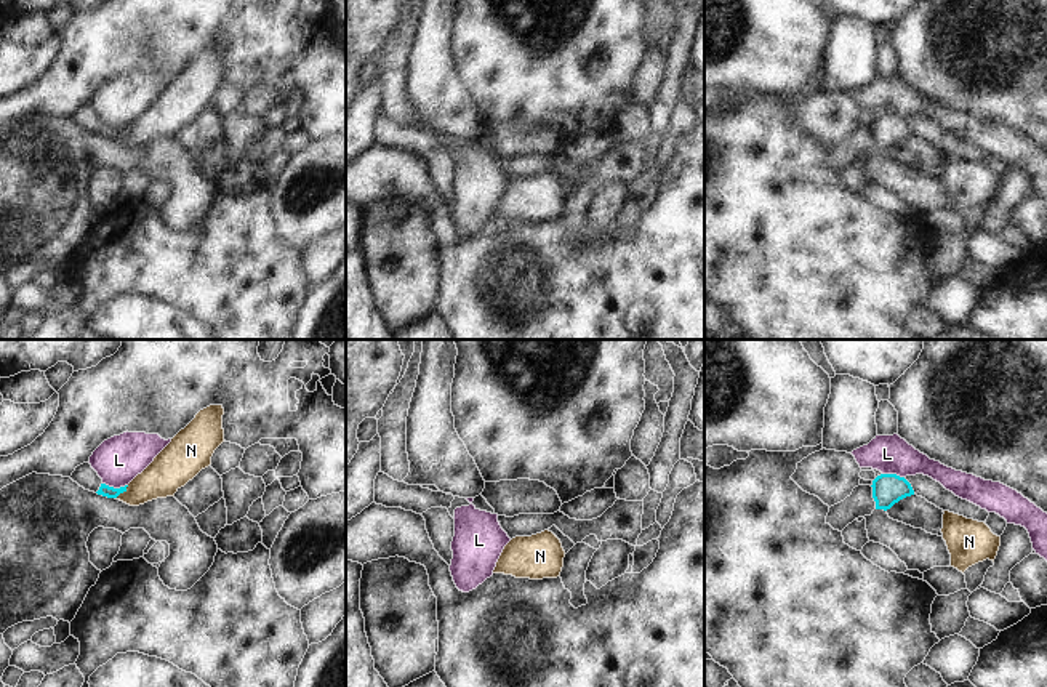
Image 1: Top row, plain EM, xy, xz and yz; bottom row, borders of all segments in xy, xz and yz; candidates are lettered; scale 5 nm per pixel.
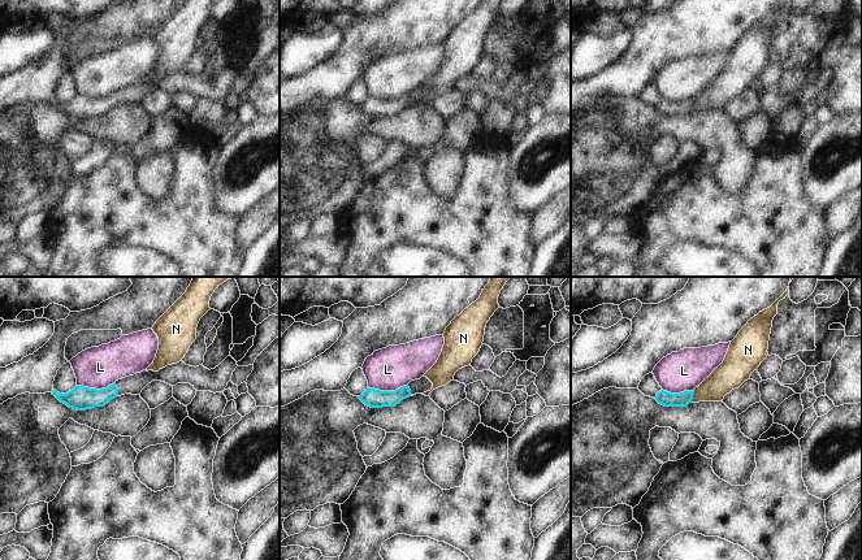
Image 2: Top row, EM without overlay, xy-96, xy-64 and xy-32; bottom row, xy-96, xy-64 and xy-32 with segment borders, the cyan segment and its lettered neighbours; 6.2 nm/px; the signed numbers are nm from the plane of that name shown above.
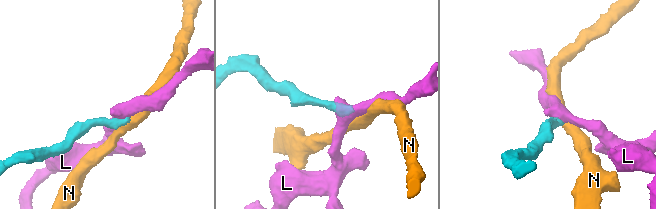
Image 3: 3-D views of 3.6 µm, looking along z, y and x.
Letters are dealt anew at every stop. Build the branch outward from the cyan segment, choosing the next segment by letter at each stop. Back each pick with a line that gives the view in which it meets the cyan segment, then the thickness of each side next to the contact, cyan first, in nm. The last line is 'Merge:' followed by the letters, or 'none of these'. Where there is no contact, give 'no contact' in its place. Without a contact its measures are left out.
Merge: none of these

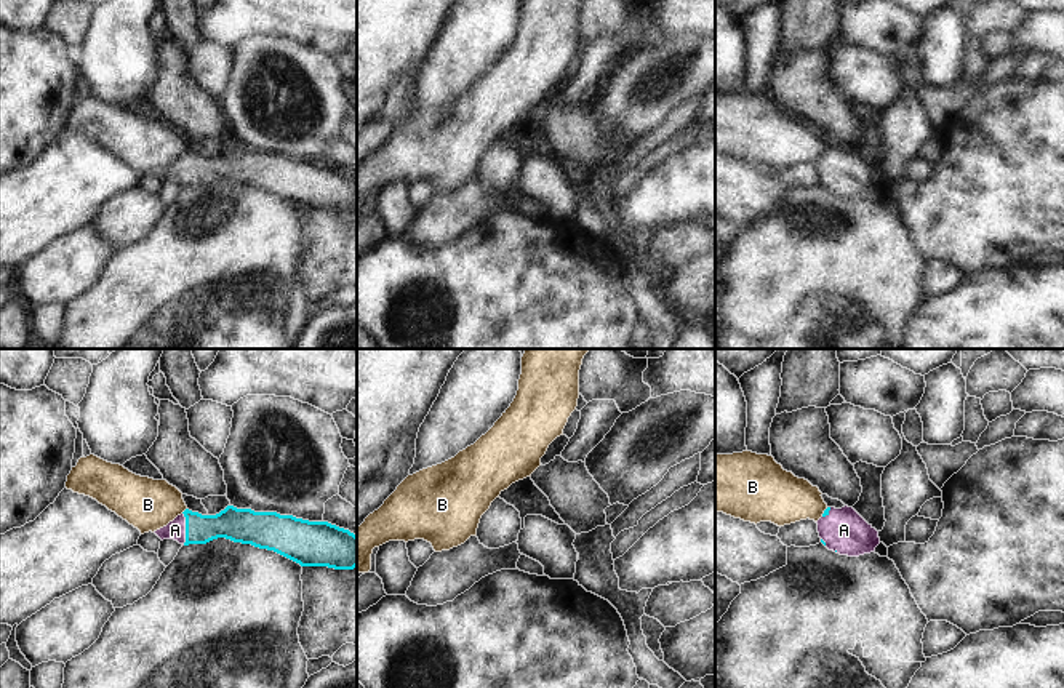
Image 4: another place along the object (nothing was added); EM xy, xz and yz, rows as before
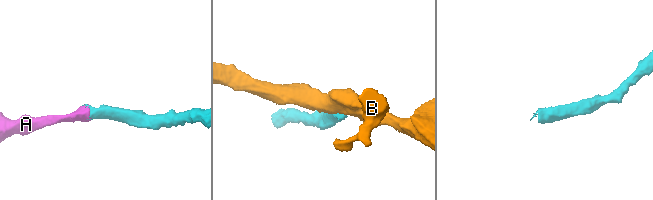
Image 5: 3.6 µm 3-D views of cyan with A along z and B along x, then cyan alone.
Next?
A: meets cyan in xy; 160 nm thick on the cyan side, 100 nm on the other
Merge: A

